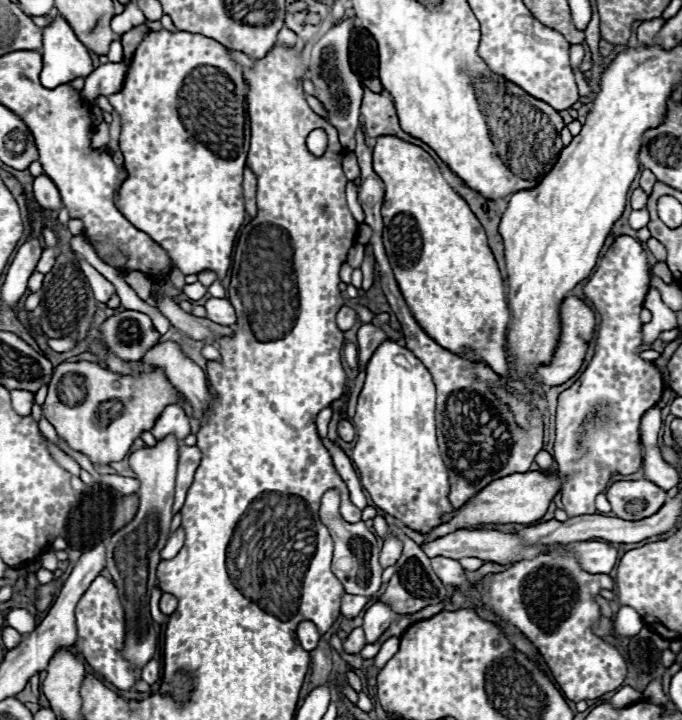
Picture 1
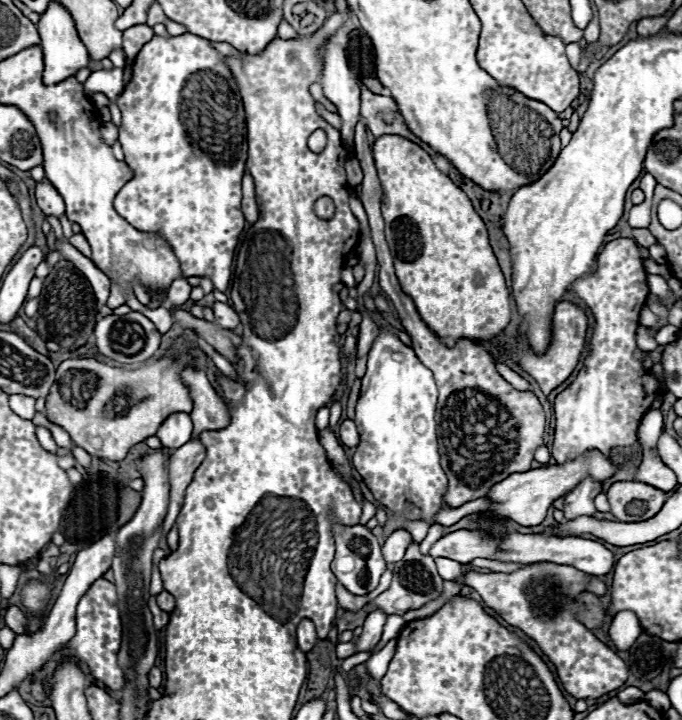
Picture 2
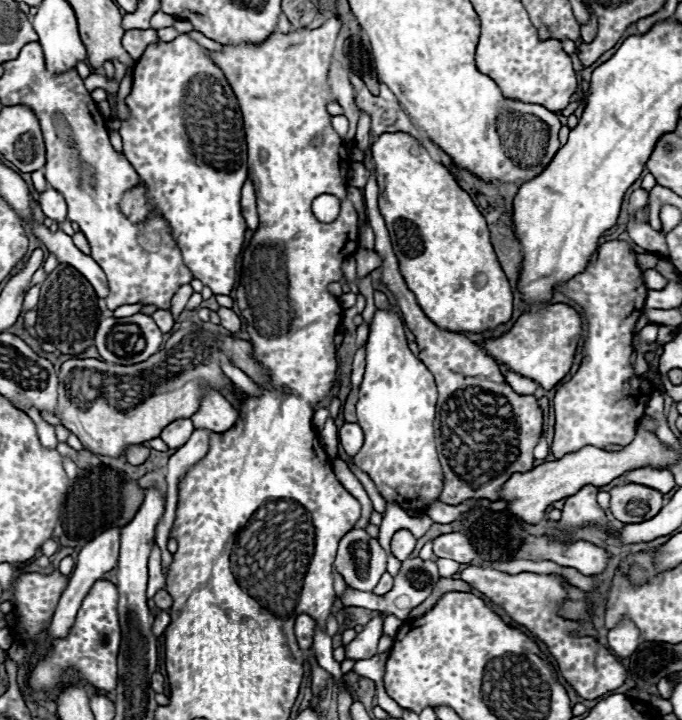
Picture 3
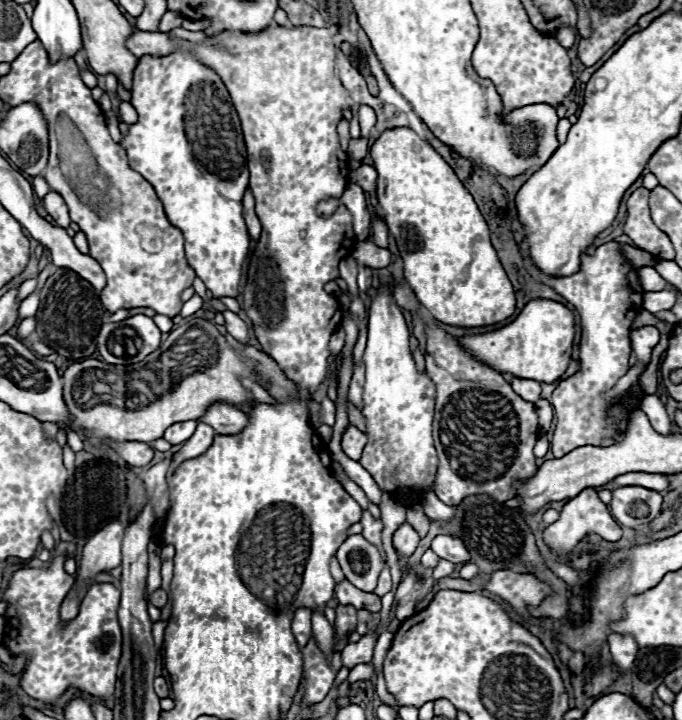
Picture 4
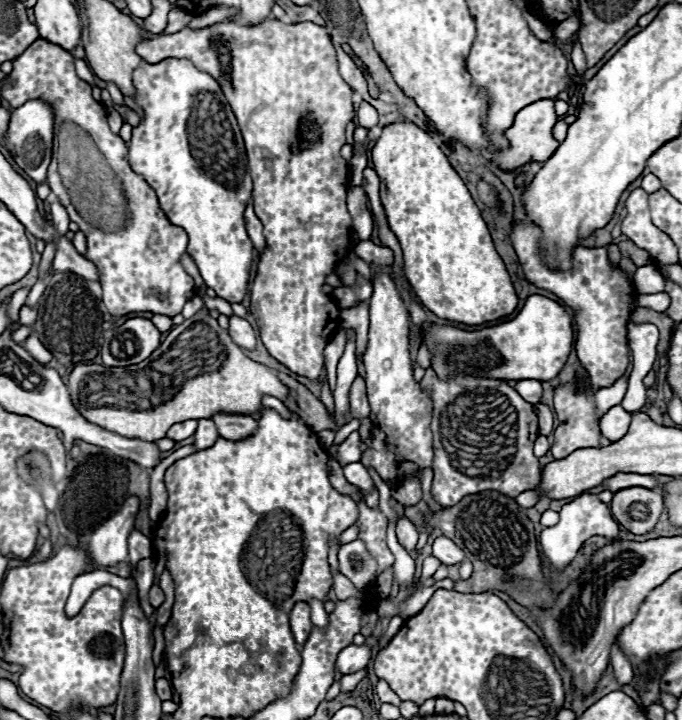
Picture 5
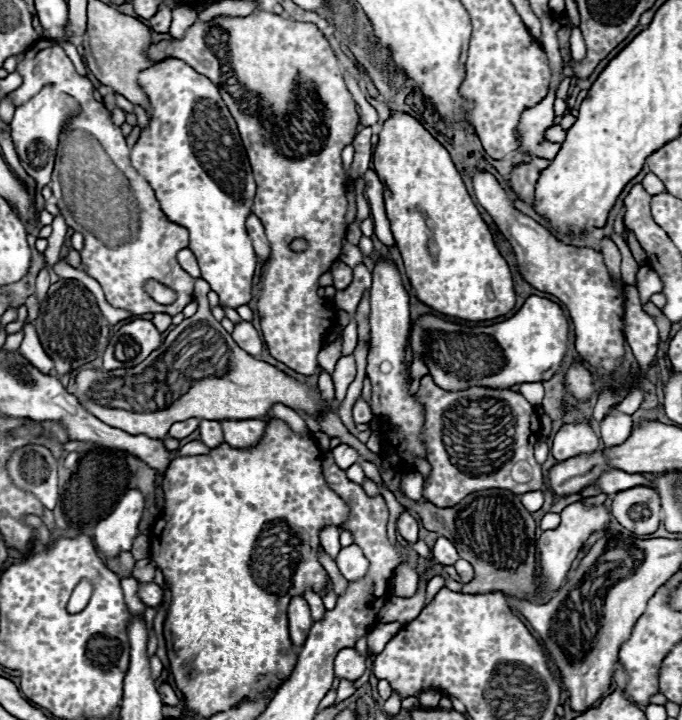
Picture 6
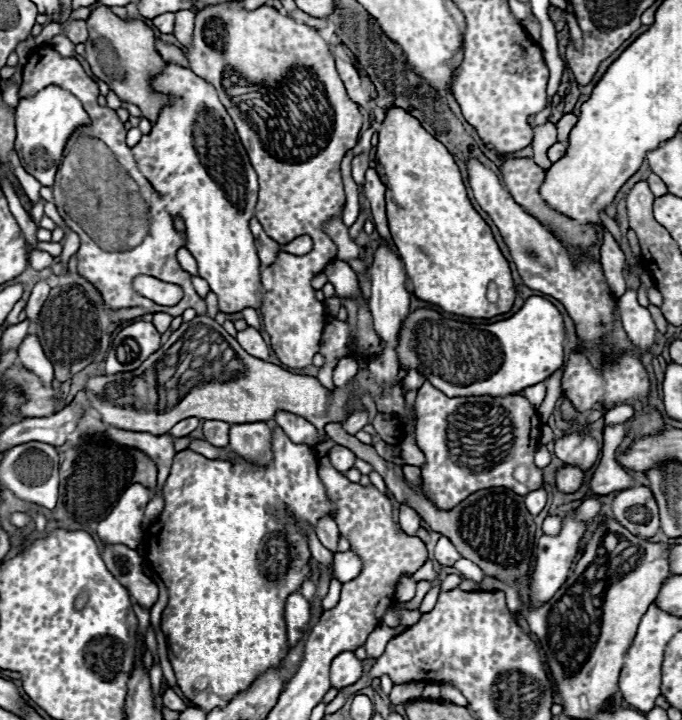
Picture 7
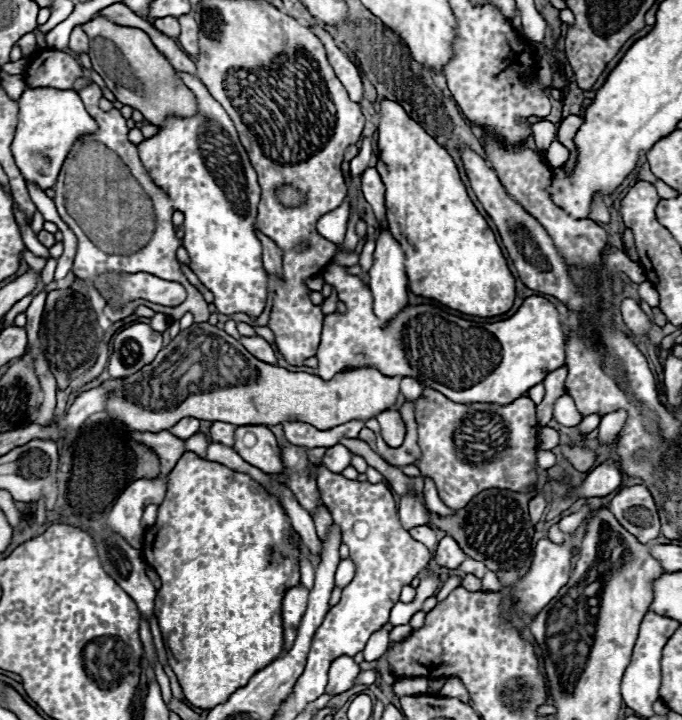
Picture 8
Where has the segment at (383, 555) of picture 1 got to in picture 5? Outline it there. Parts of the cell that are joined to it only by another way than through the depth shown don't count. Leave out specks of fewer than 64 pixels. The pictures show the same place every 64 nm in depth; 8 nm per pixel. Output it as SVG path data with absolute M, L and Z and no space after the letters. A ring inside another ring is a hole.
M408 518L398 520L398 524L396 524L396 536L398 536L398 542L400 542L408 552L416 549L419 533L415 525L412 524Z

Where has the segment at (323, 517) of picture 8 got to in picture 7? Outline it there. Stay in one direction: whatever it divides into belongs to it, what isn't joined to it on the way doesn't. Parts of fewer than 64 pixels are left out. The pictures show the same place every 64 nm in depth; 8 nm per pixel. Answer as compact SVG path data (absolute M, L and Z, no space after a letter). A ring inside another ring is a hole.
M322 518L318 524L316 524L316 536L320 538L320 542L332 550L332 552L338 552L338 538L340 538L340 532L338 532L338 526L332 518Z

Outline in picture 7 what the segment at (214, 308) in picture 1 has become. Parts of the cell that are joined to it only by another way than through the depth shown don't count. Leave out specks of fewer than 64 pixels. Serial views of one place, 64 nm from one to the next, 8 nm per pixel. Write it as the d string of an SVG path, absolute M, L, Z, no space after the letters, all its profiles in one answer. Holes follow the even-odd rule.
M246 326L244 330L240 330L236 334L236 340L240 342L242 348L246 348L246 352L250 352L252 356L258 356L260 360L268 360L270 356L270 348L266 346L264 338L260 336L258 330L254 330L252 326Z

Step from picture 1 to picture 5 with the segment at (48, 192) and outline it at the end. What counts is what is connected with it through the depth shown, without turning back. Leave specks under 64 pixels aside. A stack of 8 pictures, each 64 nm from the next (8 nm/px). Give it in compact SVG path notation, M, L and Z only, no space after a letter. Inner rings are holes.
M58 200L50 204L50 214L52 214L52 224L54 224L56 232L58 234L66 234L70 220L68 220L68 214L66 214L66 210L62 208L62 204Z

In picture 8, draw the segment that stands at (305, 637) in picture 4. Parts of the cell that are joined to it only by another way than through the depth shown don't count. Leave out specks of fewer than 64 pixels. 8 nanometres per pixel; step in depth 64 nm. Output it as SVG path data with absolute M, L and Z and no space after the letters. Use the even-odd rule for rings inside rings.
M300 584L286 592L282 600L282 622L284 622L284 652L292 648L298 624L308 606L308 590Z

